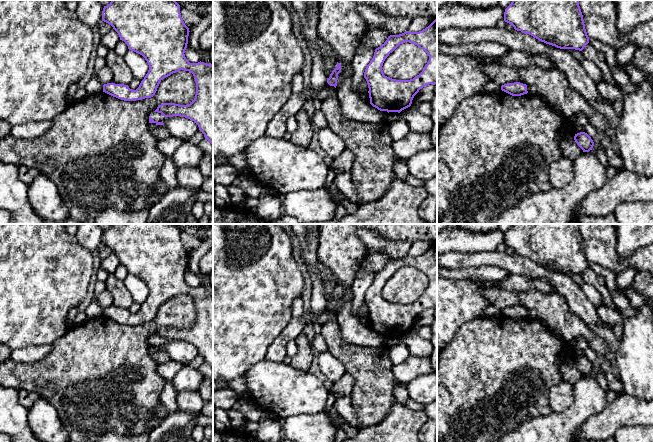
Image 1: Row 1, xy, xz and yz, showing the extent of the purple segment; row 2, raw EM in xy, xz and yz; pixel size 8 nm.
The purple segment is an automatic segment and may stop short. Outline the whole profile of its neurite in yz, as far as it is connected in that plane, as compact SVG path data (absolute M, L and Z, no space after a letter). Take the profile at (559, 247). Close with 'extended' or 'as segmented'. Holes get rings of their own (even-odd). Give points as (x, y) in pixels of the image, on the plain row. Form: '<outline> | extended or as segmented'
M512 224L504 245L560 273L582 275L589 267L579 224Z | as segmented

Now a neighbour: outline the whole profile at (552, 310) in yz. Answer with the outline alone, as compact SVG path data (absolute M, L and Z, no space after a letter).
M492 288L481 290L481 294L490 305L499 310L514 306L534 309L537 319L563 341L570 342L583 338L596 354L605 354L607 349L605 340L596 335L580 317L574 315L565 298L554 290L544 294L535 289L521 293Z

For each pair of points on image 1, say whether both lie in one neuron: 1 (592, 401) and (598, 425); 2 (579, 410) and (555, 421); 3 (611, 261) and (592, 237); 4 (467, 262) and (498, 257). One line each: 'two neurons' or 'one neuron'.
1: two neurons
2: one neuron
3: one neuron
4: one neuron

